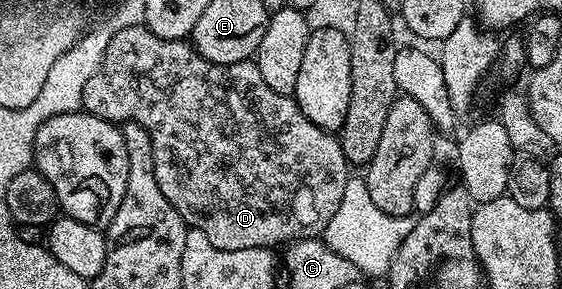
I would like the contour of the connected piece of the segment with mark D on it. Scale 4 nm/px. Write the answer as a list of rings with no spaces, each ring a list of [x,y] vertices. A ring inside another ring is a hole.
[[[145,25],[130,27],[116,33],[108,44],[100,69],[88,79],[84,87],[81,110],[88,115],[95,115],[104,121],[121,125],[135,123],[140,125],[152,137],[152,157],[156,161],[156,182],[160,184],[160,193],[172,201],[172,209],[180,213],[187,228],[195,227],[216,245],[218,251],[235,251],[236,249],[256,249],[257,247],[277,248],[277,243],[289,245],[300,239],[317,239],[322,237],[328,223],[336,214],[343,200],[345,185],[352,177],[351,164],[347,162],[344,149],[337,134],[320,129],[320,125],[312,125],[308,117],[300,109],[298,102],[284,93],[276,93],[276,89],[268,89],[264,77],[260,77],[257,62],[233,63],[220,65],[208,61],[186,39],[165,39],[156,37]]]

